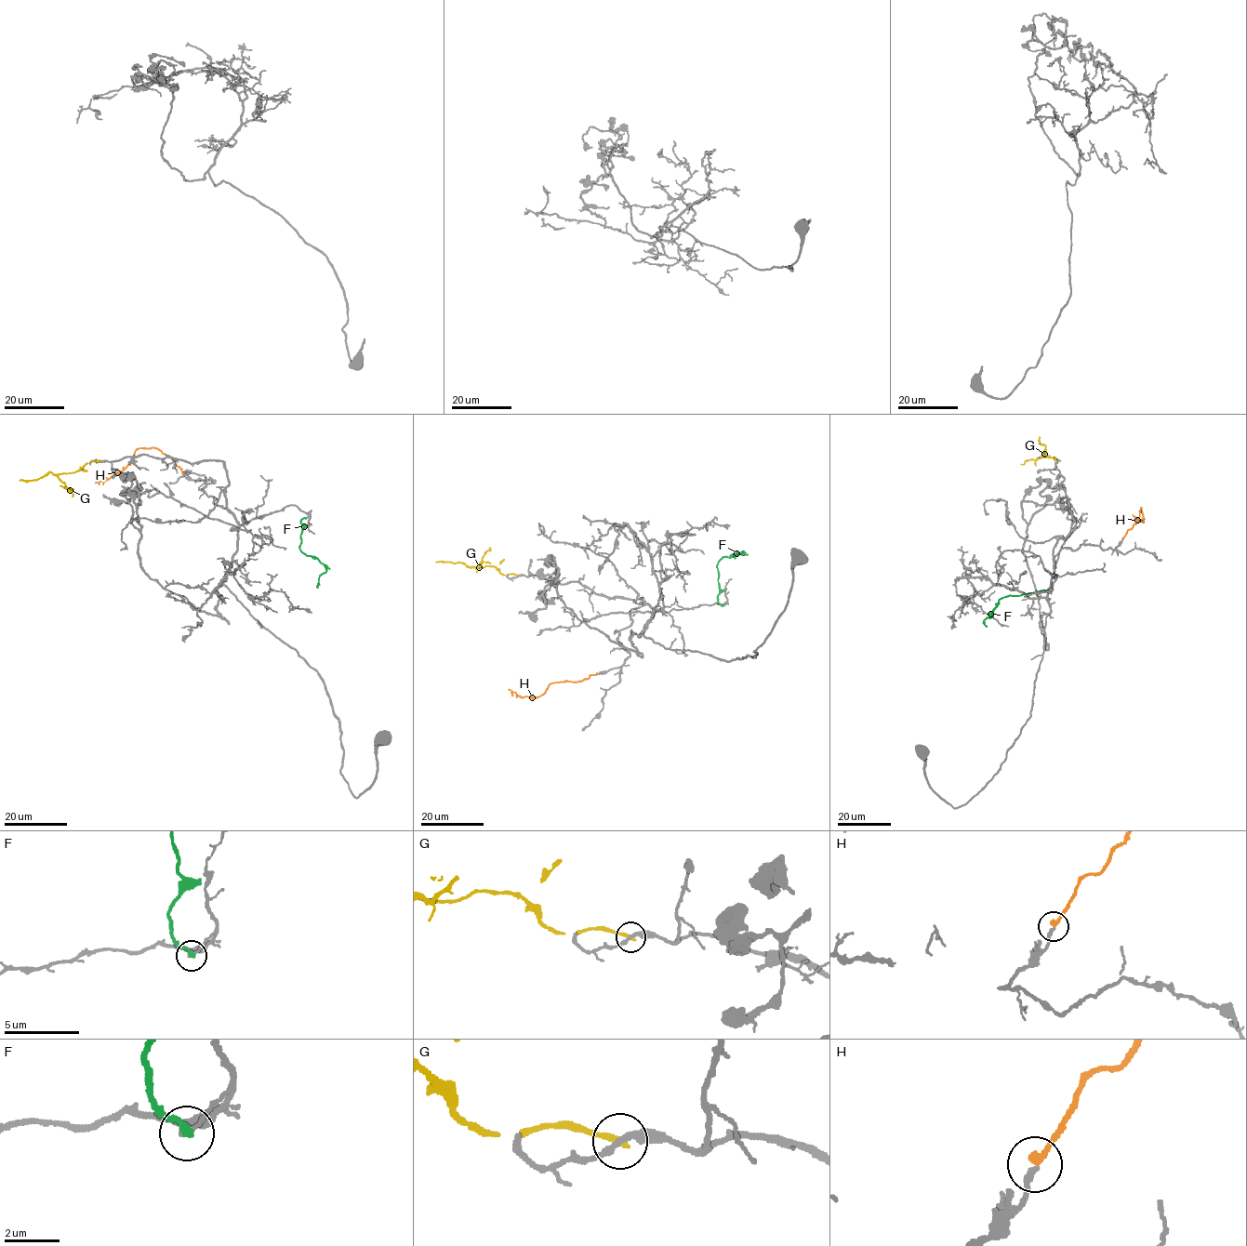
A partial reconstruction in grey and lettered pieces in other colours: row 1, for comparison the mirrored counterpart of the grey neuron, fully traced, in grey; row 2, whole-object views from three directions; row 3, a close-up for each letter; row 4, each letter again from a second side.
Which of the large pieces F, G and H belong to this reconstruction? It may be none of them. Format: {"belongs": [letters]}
{"belongs": ["H"]}

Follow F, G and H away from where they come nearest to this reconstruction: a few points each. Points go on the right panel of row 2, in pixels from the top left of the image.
F: (1051, 592), (1041, 590), (1001, 598), (990, 617), (984, 620), (987, 627)
G: (1055, 462), (1055, 457), (1044, 456), (1045, 445), (1040, 444), (1040, 437)
H: (1122, 538), (1137, 520), (1140, 507), (1143, 521), (1133, 514)

